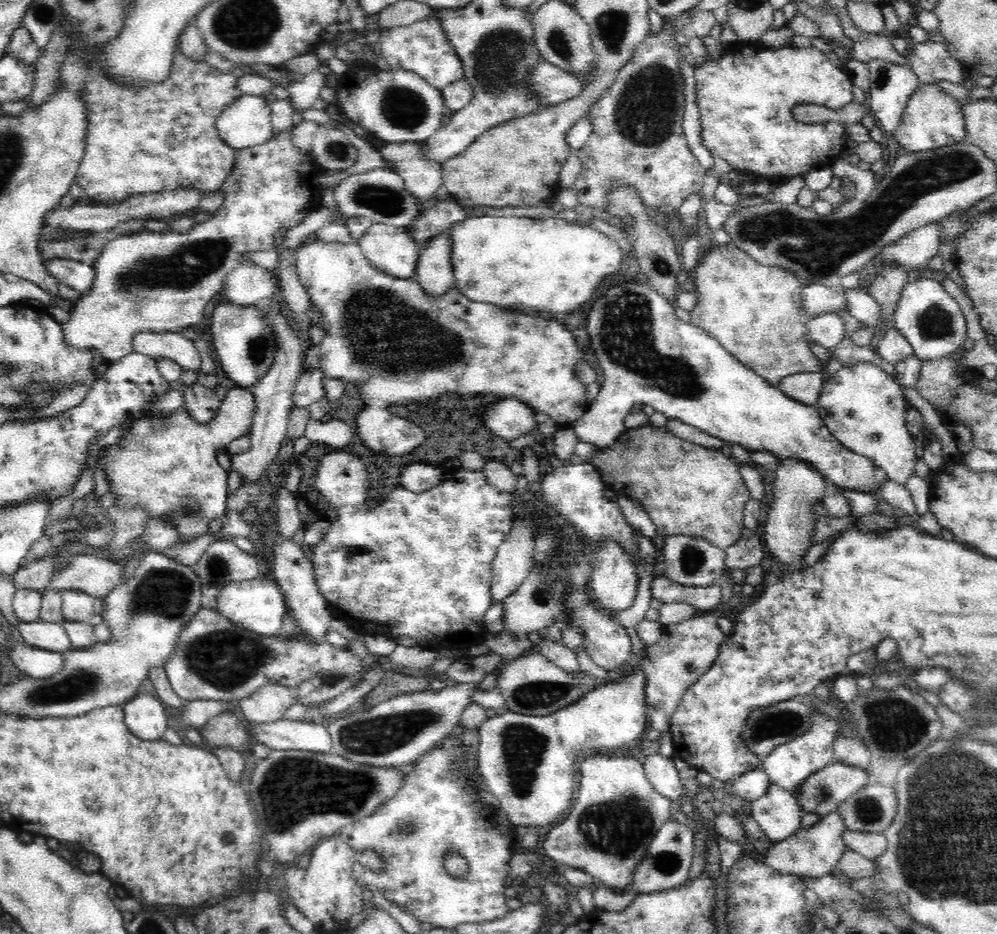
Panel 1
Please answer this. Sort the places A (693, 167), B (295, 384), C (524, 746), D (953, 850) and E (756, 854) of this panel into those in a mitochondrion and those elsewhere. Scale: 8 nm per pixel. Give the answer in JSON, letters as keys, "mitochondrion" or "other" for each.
{"A":"other","B":"other","C":"mitochondrion","D":"mitochondrion","E":"other"}

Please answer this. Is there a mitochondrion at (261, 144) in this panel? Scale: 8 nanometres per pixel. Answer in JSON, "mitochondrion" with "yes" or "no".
{"mitochondrion":"no"}

